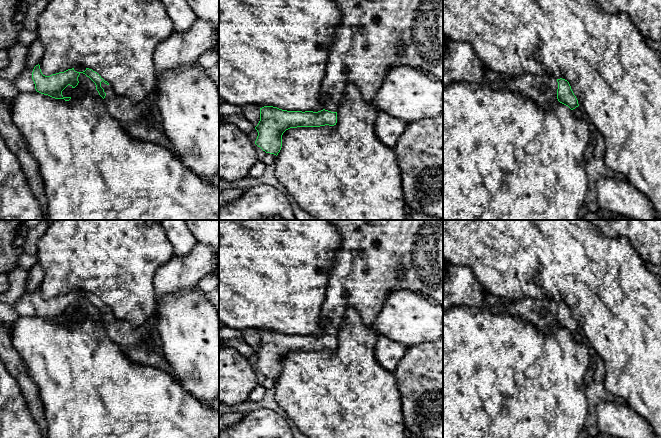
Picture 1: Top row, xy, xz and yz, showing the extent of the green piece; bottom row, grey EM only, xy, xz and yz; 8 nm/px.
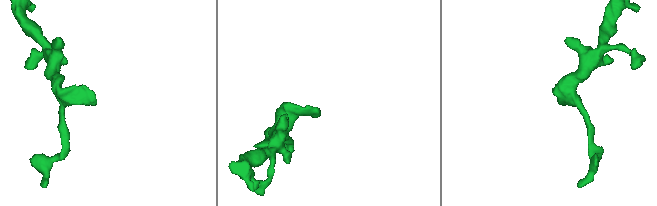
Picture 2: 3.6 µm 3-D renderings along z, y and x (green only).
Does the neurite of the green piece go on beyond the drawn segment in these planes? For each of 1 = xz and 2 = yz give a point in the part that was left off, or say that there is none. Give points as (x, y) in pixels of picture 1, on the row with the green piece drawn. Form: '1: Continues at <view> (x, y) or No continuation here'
1: Continues at xz (372, 36)
2: Continues at yz (460, 63)

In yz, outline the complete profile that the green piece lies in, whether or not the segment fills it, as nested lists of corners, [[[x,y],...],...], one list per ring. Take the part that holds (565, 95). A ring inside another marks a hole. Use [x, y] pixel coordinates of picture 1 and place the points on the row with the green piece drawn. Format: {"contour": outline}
{"contour": [[[446,41],[443,56],[443,87],[452,82],[469,82],[490,86],[493,90],[506,89],[533,100],[549,110],[554,100],[571,110],[579,106],[569,82],[552,76],[521,75],[505,81],[492,81],[485,76],[489,68],[480,60],[468,42]]]}

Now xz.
{"contour": [[[333,0],[340,11],[340,22],[337,25],[332,43],[328,47],[328,62],[326,66],[326,72],[324,79],[322,81],[318,100],[322,106],[322,110],[318,112],[313,111],[287,111],[282,110],[273,106],[264,106],[260,108],[260,121],[255,129],[258,132],[257,139],[255,144],[260,147],[266,153],[278,155],[282,147],[282,135],[283,133],[290,128],[297,127],[320,127],[320,126],[334,126],[337,123],[337,110],[341,105],[346,104],[344,101],[344,94],[346,86],[348,84],[354,84],[358,87],[362,98],[365,102],[373,103],[373,99],[377,92],[379,91],[384,78],[386,77],[387,72],[390,68],[396,65],[408,65],[412,67],[421,68],[429,72],[432,76],[439,78],[443,81],[443,0]]]}

